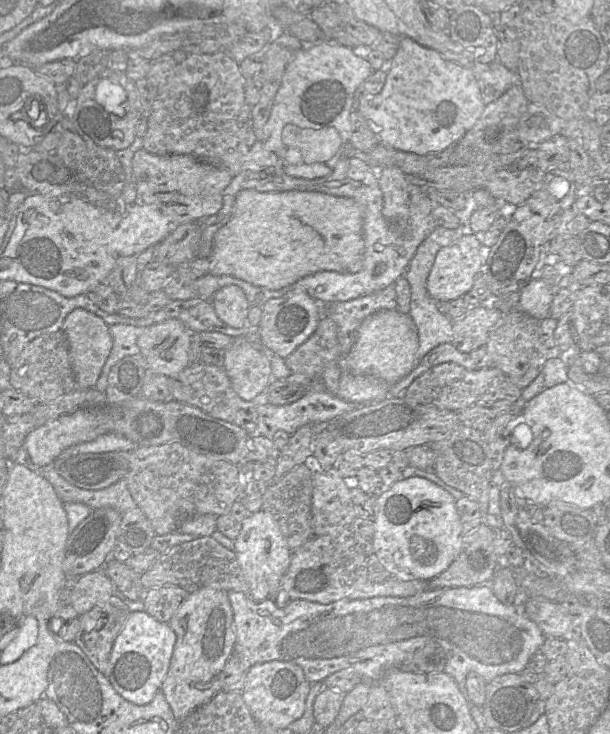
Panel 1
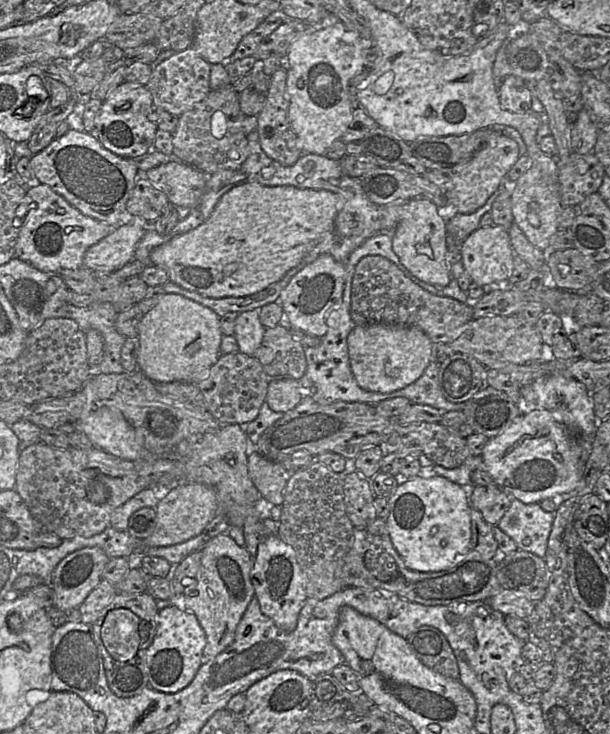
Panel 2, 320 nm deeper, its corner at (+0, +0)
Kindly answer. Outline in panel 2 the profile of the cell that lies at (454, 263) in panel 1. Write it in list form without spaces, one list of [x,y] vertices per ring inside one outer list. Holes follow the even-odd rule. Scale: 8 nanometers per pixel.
[[[503,226],[477,228],[461,244],[461,255],[465,270],[472,282],[485,286],[494,282],[508,280],[512,269],[514,252],[510,243],[508,229]]]

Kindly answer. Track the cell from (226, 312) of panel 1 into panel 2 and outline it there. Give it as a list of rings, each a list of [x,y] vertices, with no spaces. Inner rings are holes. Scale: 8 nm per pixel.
[[[259,309],[238,314],[235,320],[234,336],[239,346],[239,352],[248,356],[254,356],[259,348],[265,327],[259,320]]]

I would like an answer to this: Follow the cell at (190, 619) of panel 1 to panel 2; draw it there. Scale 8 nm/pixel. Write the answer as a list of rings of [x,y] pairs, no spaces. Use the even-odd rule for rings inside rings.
[[[227,532],[210,539],[200,549],[197,573],[193,579],[188,580],[183,595],[187,611],[195,614],[206,634],[202,655],[204,663],[224,651],[234,640],[236,627],[255,596],[250,577],[254,559]]]

